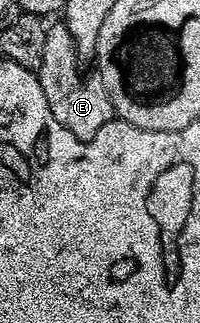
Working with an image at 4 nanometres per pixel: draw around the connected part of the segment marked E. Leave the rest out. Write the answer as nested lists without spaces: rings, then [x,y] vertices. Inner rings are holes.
[[[58,21],[58,24],[55,27],[51,26],[46,33],[44,57],[40,57],[40,65],[36,72],[40,81],[40,89],[44,89],[44,98],[48,101],[48,109],[52,109],[52,117],[56,117],[56,121],[60,121],[60,125],[64,125],[68,133],[76,133],[76,137],[81,139],[90,139],[96,133],[96,129],[104,129],[104,125],[108,125],[108,121],[112,121],[116,116],[112,101],[106,90],[102,88],[101,82],[85,83],[78,64],[80,64],[80,58],[78,50],[74,48],[72,33],[68,33],[65,22]]]

